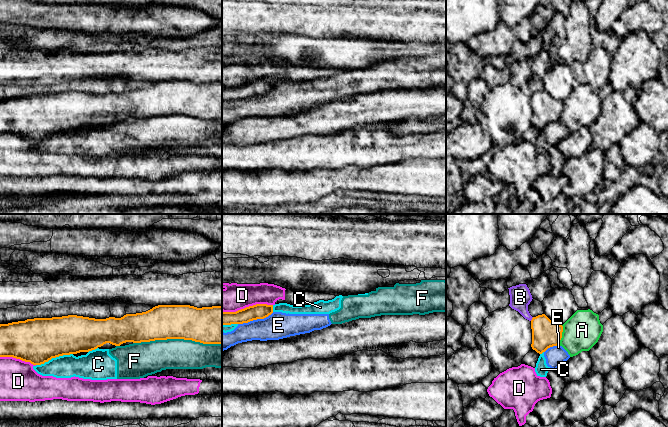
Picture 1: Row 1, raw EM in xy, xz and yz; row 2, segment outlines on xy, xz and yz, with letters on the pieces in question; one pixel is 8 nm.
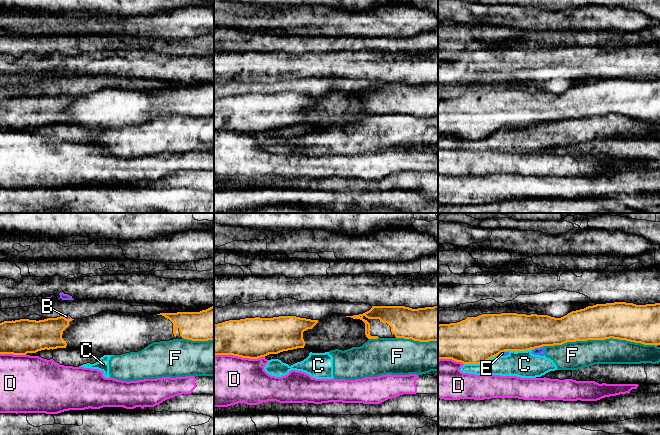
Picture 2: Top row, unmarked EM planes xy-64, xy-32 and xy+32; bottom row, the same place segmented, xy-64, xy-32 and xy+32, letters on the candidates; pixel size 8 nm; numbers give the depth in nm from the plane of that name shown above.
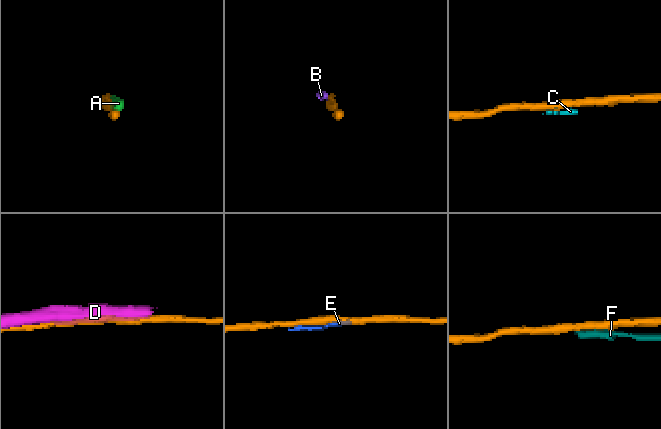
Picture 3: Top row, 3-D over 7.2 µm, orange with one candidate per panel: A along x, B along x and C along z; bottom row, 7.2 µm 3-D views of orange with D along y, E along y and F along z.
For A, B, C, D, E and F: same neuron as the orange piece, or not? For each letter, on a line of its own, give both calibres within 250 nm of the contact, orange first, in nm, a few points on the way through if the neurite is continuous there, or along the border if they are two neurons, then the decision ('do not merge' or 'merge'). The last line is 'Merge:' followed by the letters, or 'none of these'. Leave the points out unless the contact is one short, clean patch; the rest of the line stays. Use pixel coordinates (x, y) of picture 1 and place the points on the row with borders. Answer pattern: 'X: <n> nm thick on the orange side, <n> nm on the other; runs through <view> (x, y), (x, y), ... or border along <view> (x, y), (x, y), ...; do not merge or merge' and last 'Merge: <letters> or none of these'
A: 220 nm thick on the orange side, 300 nm on the other; do not merge
B: 220 nm thick on the orange side, 180 nm on the other; do not merge
C: 360 nm thick on the orange side, 190 nm on the other; do not merge
D: 130 nm thick on the orange side, 220 nm on the other; do not merge
E: 130 nm thick on the orange side, 220 nm on the other; do not merge
F: 280 nm thick on the orange side, 260 nm on the other; do not merge
Merge: none of these

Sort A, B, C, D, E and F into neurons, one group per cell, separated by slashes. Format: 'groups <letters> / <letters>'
groups A / B / C E F / D

